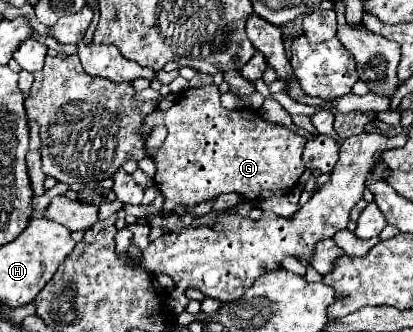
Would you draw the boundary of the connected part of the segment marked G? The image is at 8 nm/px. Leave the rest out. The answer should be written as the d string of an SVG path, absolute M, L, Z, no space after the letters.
M215 84L189 88L171 108L151 112L139 126L139 136L147 140L151 130L161 124L167 126L169 134L151 158L157 168L155 186L165 196L165 212L177 206L201 204L225 192L235 192L251 200L283 196L305 172L301 154L307 138L281 124L263 120L253 110L223 108Z

